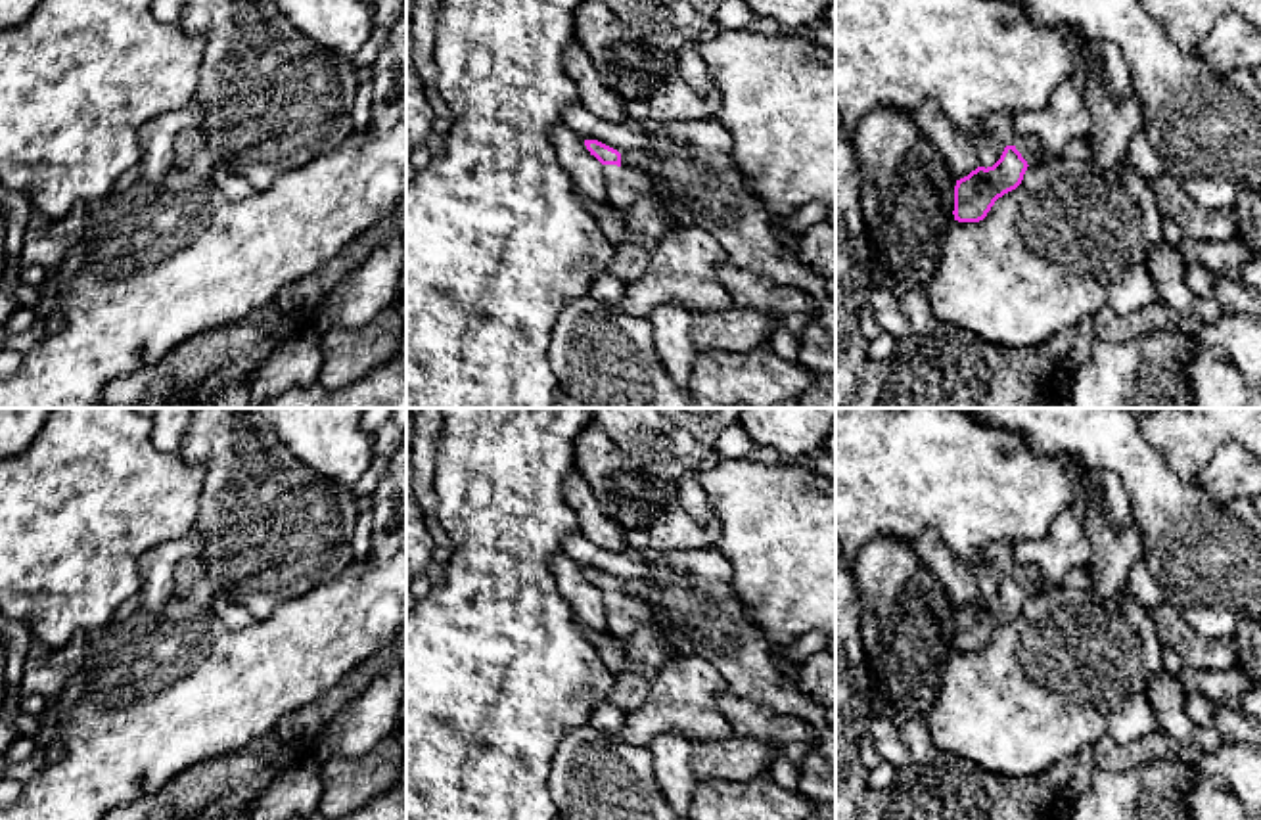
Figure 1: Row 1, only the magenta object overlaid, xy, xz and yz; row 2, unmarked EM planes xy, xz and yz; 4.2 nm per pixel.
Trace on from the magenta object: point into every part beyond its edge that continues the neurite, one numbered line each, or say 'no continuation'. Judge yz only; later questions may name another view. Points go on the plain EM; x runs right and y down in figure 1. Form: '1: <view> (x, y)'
1: yz (1030, 579)

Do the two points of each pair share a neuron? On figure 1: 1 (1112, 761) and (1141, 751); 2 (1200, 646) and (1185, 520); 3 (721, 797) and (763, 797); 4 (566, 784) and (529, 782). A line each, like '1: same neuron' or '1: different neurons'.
1: same neuron
2: different neurons
3: same neuron
4: different neurons

